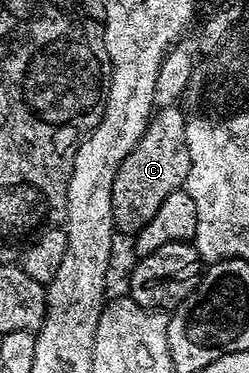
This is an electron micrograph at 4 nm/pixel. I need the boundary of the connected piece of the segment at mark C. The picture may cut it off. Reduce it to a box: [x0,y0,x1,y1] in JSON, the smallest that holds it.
[112,105,191,236]

